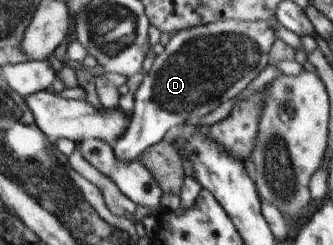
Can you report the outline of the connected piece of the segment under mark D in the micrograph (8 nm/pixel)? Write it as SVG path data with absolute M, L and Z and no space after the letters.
M274 18L259 22L228 19L172 34L169 43L164 47L165 50L160 55L156 55L150 71L145 73L135 91L131 123L122 138L112 145L115 157L123 163L138 159L150 145L159 143L169 129L179 125L198 124L200 119L217 109L222 103L235 99L270 62L269 52L273 43L277 41L277 35L273 31L275 23L277 21Z

